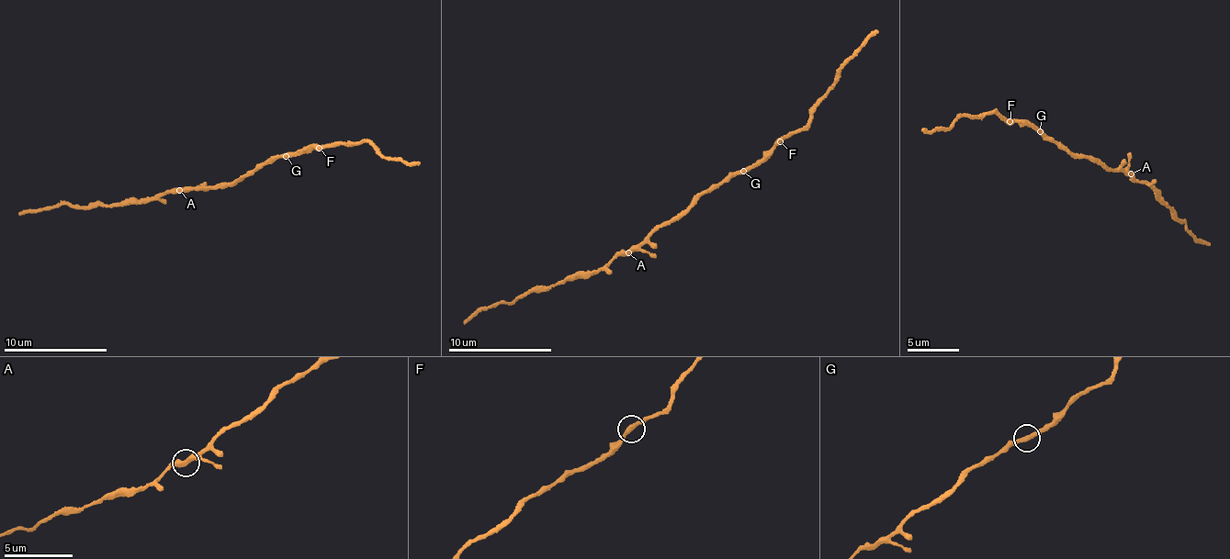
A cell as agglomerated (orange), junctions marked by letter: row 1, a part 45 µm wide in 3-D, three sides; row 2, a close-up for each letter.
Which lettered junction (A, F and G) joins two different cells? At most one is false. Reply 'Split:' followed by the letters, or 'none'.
Split: none

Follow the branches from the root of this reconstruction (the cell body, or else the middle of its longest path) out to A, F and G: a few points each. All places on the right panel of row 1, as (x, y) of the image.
A: (1080, 157), (1097, 162), (1106, 170), (1132, 174)
F: (1080, 157), (1044, 137), (1032, 122), (1022, 118), (1009, 121)
G: (1080, 157), (1040, 131)

